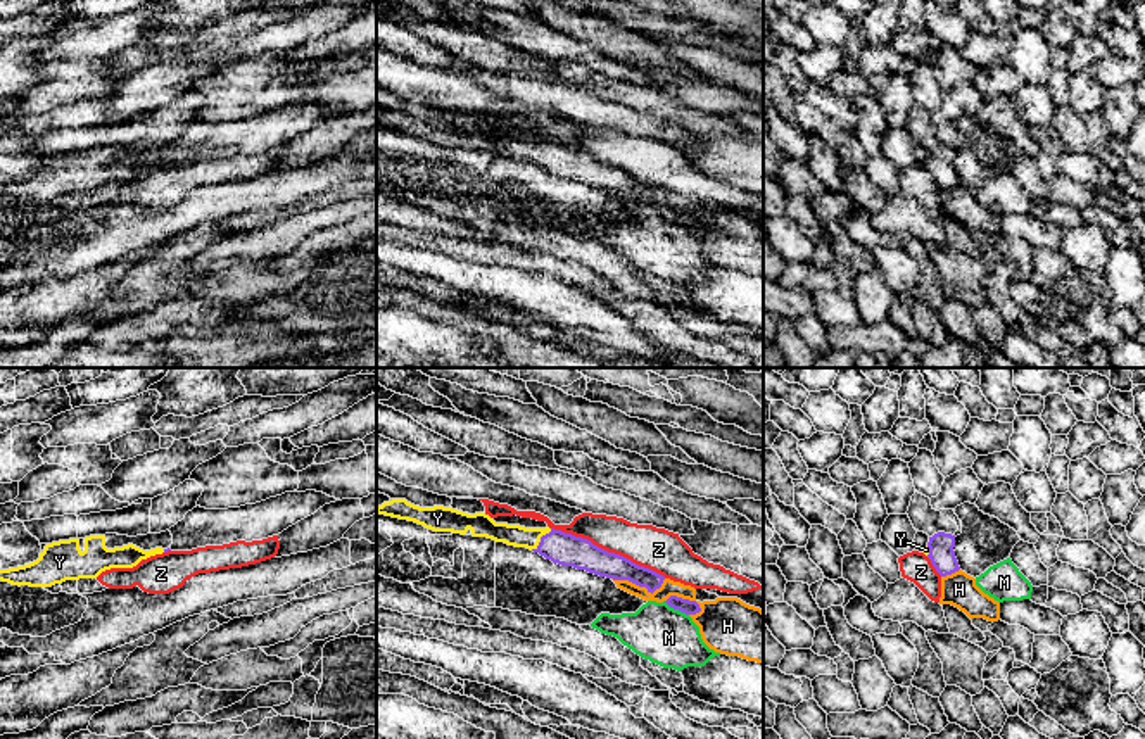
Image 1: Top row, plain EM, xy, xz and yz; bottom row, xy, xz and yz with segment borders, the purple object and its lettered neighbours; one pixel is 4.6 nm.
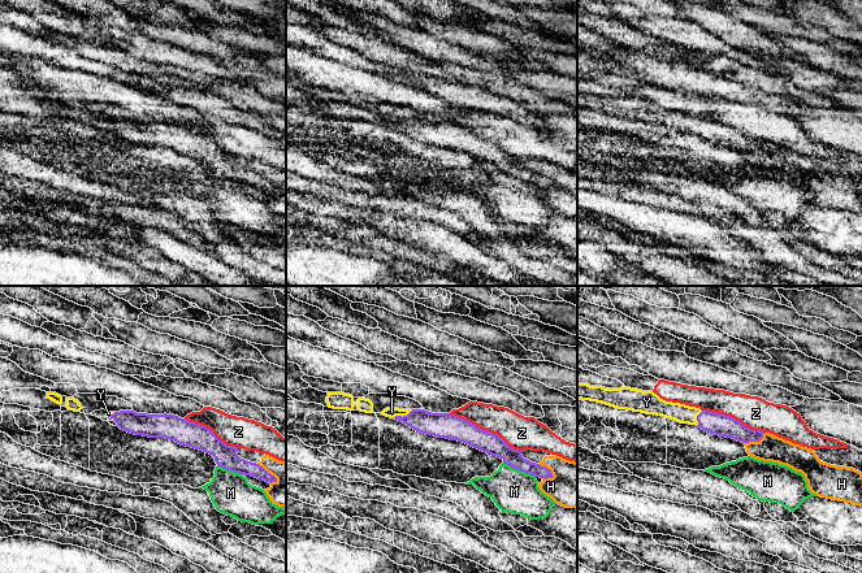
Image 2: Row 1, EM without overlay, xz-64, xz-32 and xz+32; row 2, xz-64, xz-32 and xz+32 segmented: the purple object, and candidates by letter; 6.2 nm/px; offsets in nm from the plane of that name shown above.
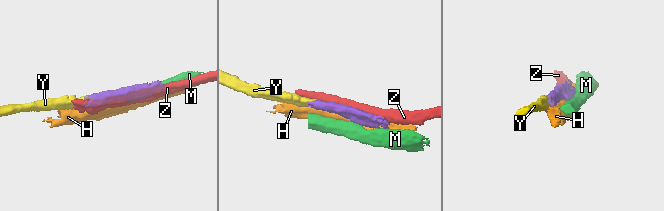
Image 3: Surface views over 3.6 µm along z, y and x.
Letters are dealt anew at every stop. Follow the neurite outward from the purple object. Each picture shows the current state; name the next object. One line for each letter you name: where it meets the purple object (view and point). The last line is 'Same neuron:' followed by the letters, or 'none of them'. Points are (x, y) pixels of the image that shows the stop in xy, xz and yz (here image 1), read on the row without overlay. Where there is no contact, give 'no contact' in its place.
Y: meets purple in xz at (541, 152)
Same neuron: Y

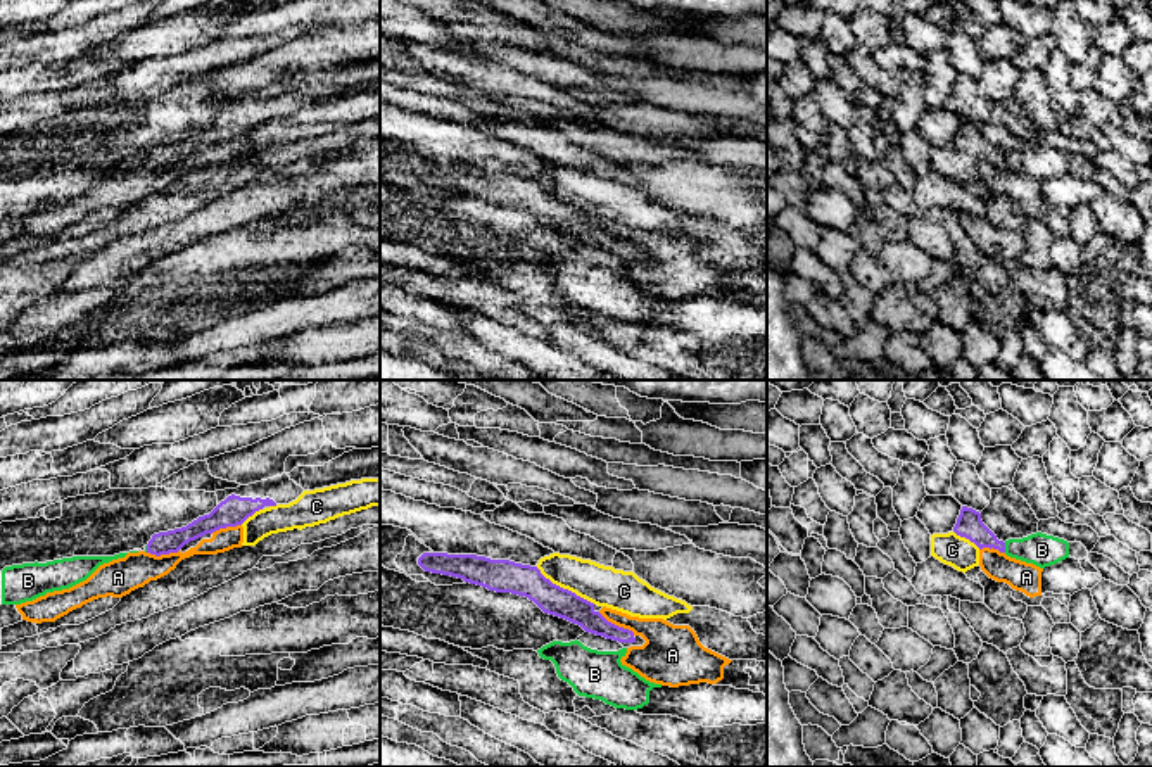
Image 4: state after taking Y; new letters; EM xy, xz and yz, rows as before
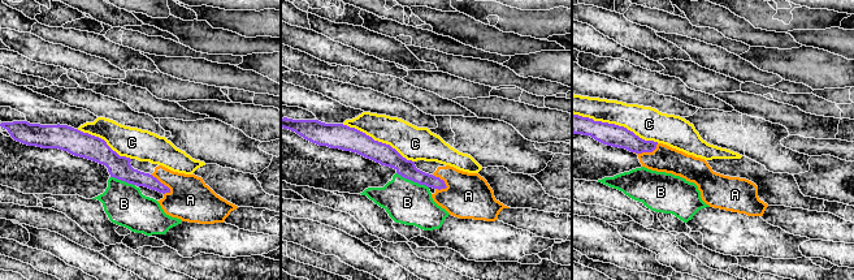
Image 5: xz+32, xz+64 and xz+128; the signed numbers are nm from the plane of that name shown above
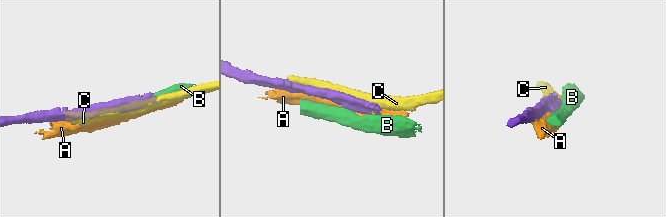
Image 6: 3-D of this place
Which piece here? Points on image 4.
Same neuron: none of them

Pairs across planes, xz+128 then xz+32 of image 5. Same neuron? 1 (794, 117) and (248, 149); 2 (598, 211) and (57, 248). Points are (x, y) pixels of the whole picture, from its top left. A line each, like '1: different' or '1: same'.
1: different
2: different

